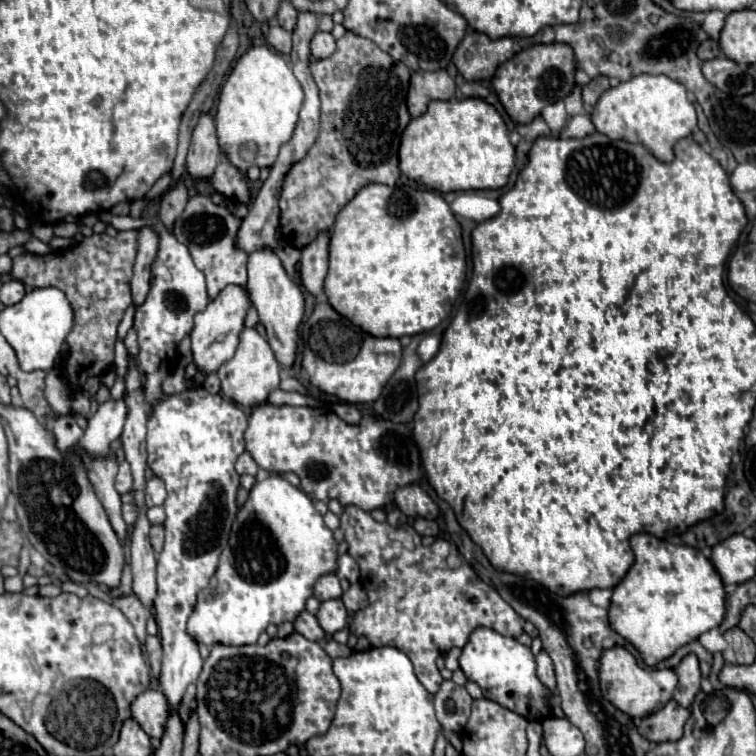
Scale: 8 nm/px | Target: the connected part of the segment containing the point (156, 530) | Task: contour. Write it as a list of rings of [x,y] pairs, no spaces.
[[[152,525],[150,527],[150,543],[152,543],[156,553],[162,551],[162,545],[164,545],[164,529],[162,529],[162,525]]]

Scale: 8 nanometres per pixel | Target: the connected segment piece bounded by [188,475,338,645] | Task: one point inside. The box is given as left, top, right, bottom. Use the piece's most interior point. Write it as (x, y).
(279, 547)

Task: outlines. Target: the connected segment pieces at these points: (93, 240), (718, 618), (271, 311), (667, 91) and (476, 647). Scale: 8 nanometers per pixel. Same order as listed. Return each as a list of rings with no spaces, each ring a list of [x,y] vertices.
[[[122,231],[116,237],[106,233],[84,237],[68,251],[52,251],[48,255],[24,253],[14,259],[14,279],[28,287],[58,287],[66,293],[74,309],[74,329],[66,339],[70,345],[66,381],[74,391],[80,391],[88,377],[98,377],[114,365],[116,329],[126,307],[132,303],[128,281],[136,249],[136,231]]]
[[[638,533],[630,539],[634,551],[634,565],[626,577],[614,587],[610,613],[610,625],[616,633],[628,639],[644,657],[646,665],[658,665],[660,661],[672,657],[682,645],[696,641],[702,633],[718,627],[726,615],[726,591],[724,583],[714,569],[712,561],[706,559],[698,549],[688,545],[672,545],[654,535]]]
[[[270,249],[254,251],[248,257],[248,289],[252,295],[252,305],[256,307],[262,325],[266,327],[266,339],[280,363],[280,369],[290,369],[296,361],[298,347],[298,327],[304,317],[304,295],[300,287],[290,281],[282,263]]]
[[[638,75],[618,87],[608,89],[590,115],[596,131],[630,143],[640,143],[660,161],[674,159],[674,145],[692,135],[698,125],[696,109],[688,99],[686,87],[666,75]]]
[[[476,627],[462,649],[460,669],[466,673],[470,681],[478,683],[486,699],[496,701],[502,707],[530,721],[544,721],[554,715],[548,703],[548,697],[552,695],[552,691],[536,677],[536,661],[530,647],[518,643],[512,637],[504,637],[488,627]]]

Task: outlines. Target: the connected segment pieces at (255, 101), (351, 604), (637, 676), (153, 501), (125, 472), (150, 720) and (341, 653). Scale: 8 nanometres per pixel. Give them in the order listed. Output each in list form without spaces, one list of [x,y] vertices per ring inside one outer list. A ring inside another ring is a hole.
[[[252,47],[244,53],[222,85],[216,111],[216,133],[228,161],[242,173],[252,165],[260,169],[274,165],[280,147],[288,143],[294,133],[302,101],[304,91],[280,53],[268,47]]]
[[[360,583],[350,585],[350,589],[348,589],[348,591],[344,591],[342,601],[344,601],[344,605],[346,605],[346,609],[348,609],[350,613],[354,613],[354,611],[358,611],[358,609],[364,609],[364,607],[368,605],[366,591],[362,589],[362,585],[360,585]]]
[[[624,647],[608,649],[608,651],[604,651],[604,655],[600,659],[602,695],[614,707],[622,709],[630,717],[646,717],[646,715],[662,709],[662,705],[666,705],[666,701],[672,699],[676,685],[678,685],[678,675],[674,673],[674,669],[640,667],[638,661],[634,659],[634,655],[630,651],[626,651]]]
[[[152,477],[148,483],[146,483],[146,499],[144,499],[144,505],[146,507],[154,507],[154,505],[162,505],[164,499],[166,499],[166,487],[162,485],[162,481],[158,477]]]
[[[122,461],[122,463],[118,465],[116,489],[118,489],[118,493],[130,493],[130,491],[132,491],[132,473],[130,473],[128,461]]]
[[[148,689],[146,693],[138,695],[132,705],[132,717],[142,725],[142,729],[150,737],[156,739],[164,735],[168,715],[170,715],[170,703],[158,689]]]
[[[336,641],[326,643],[324,649],[326,649],[326,653],[328,653],[332,659],[336,659],[336,657],[348,657],[348,655],[352,653],[352,649],[350,649],[348,645],[340,645],[340,643],[336,643]]]

